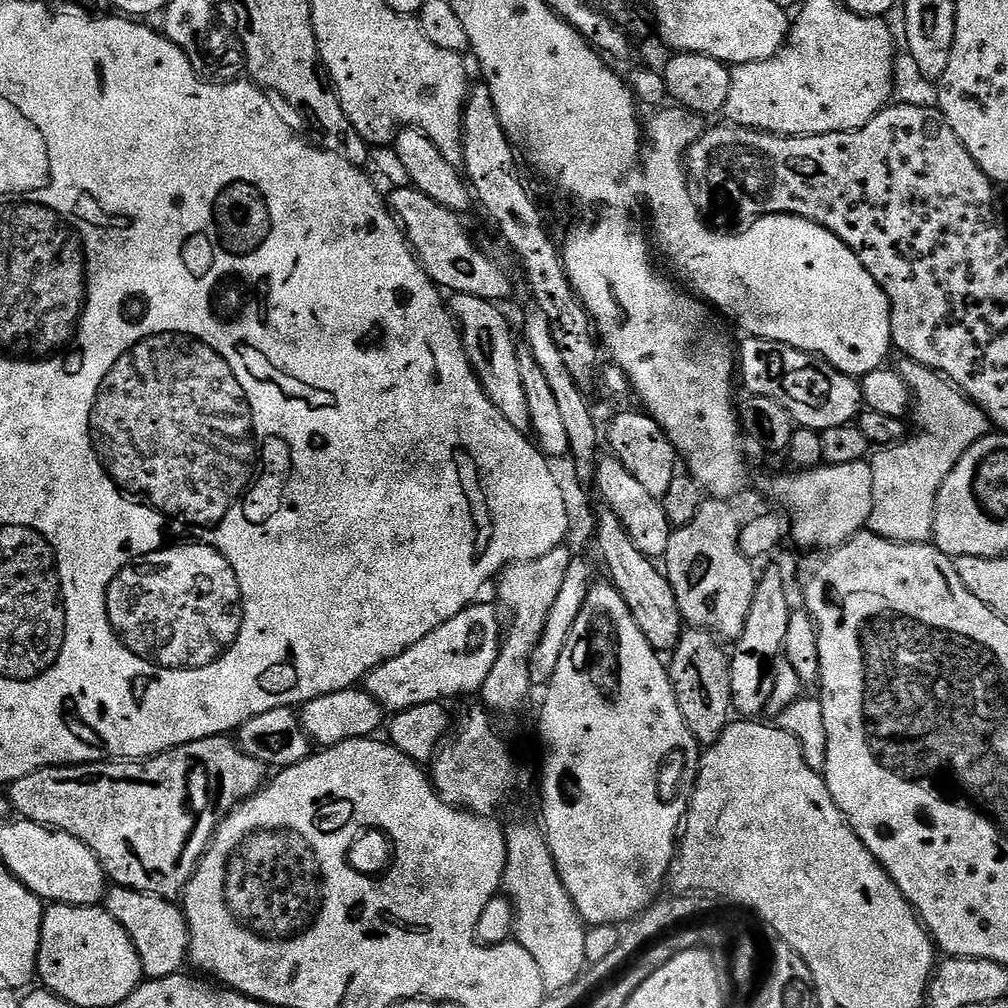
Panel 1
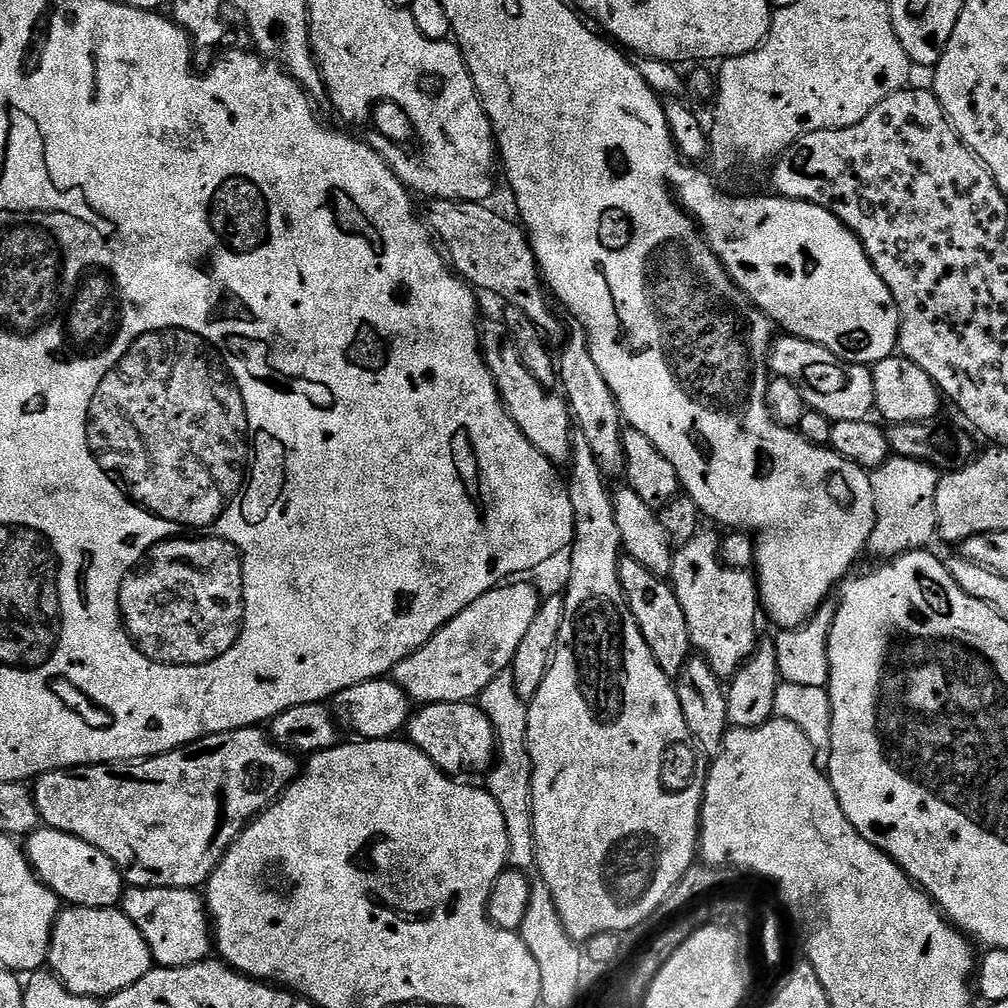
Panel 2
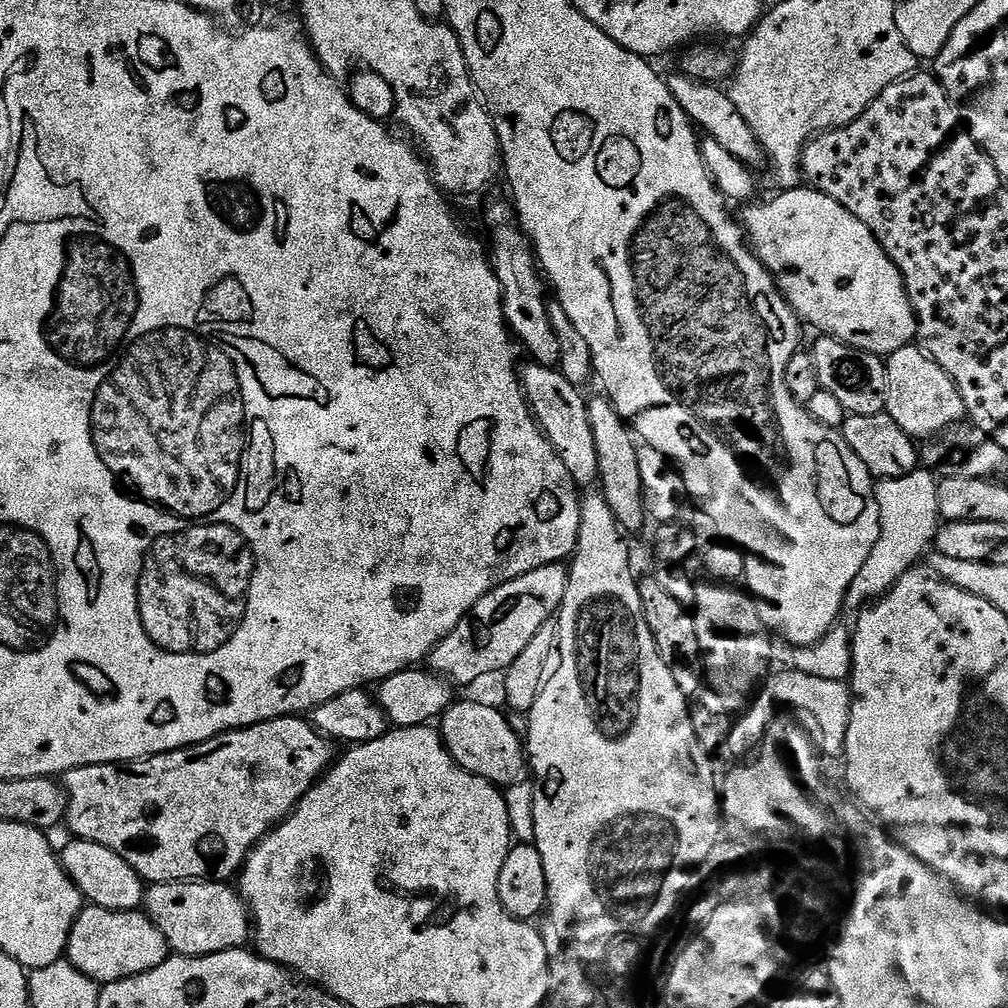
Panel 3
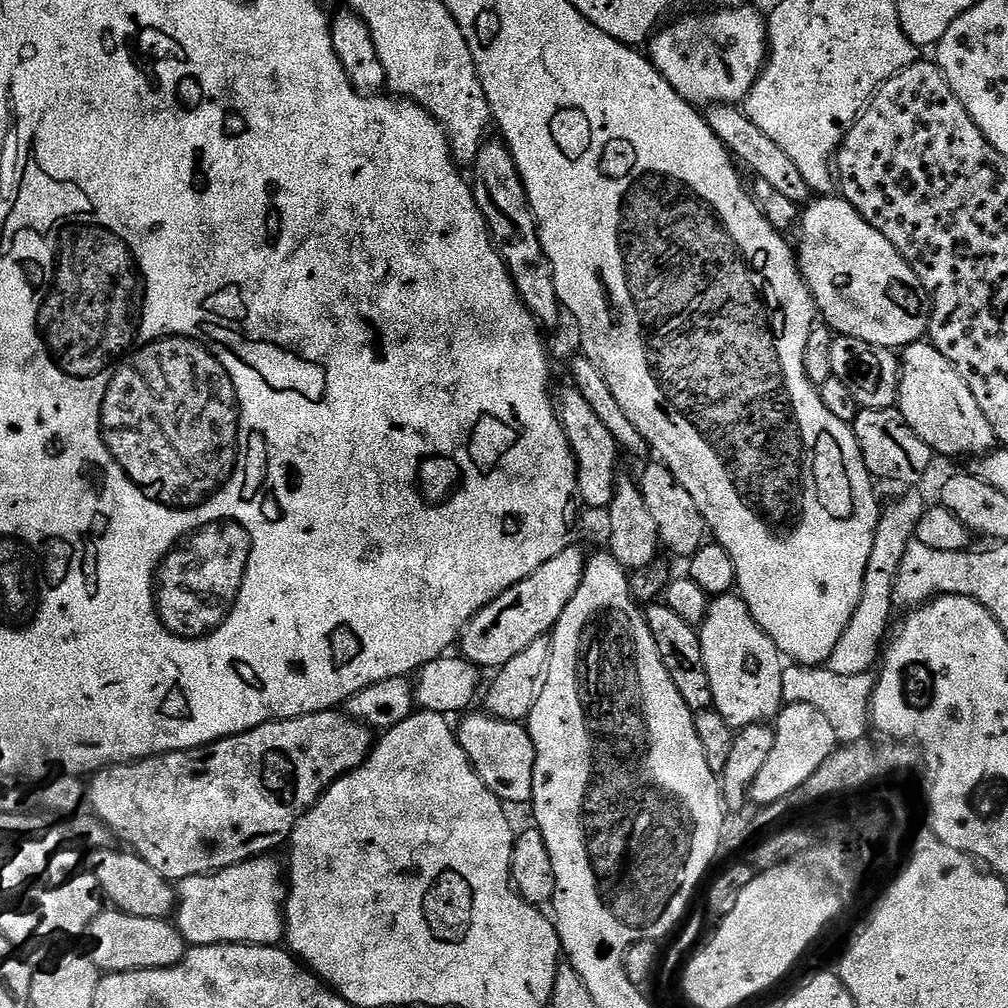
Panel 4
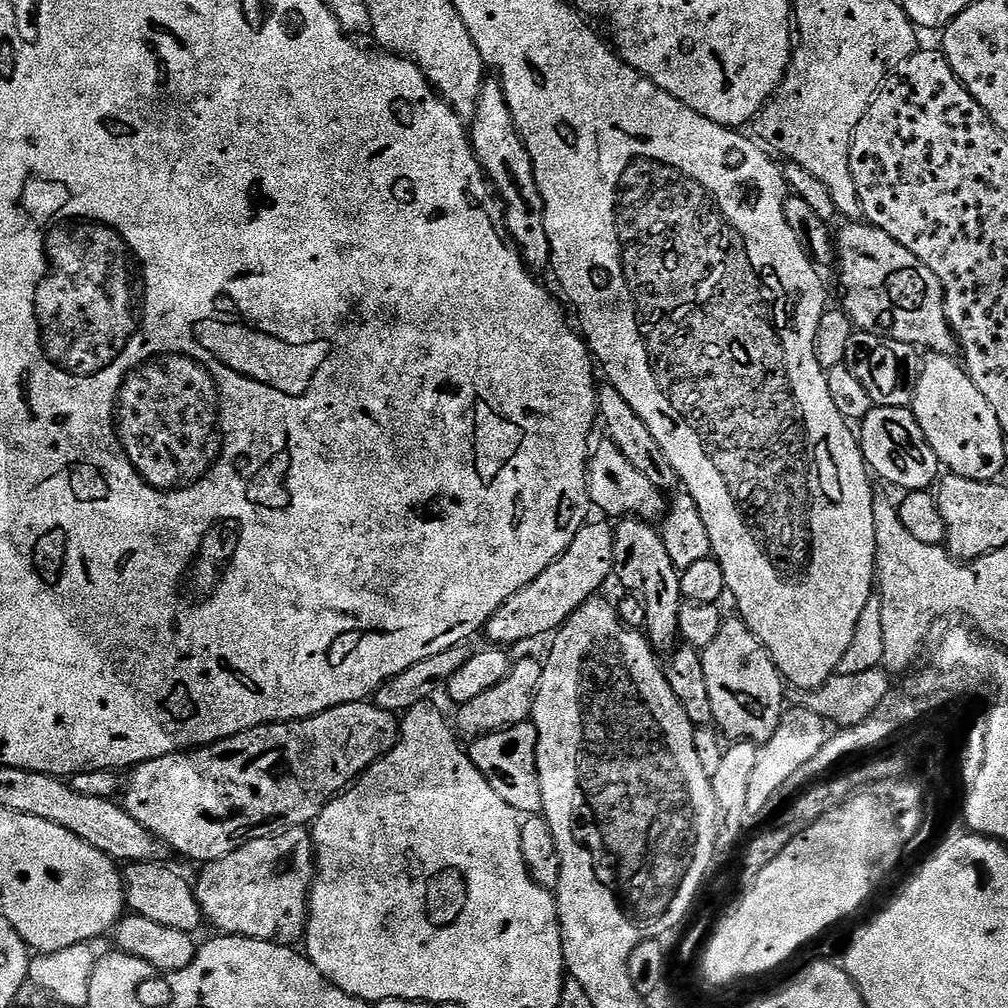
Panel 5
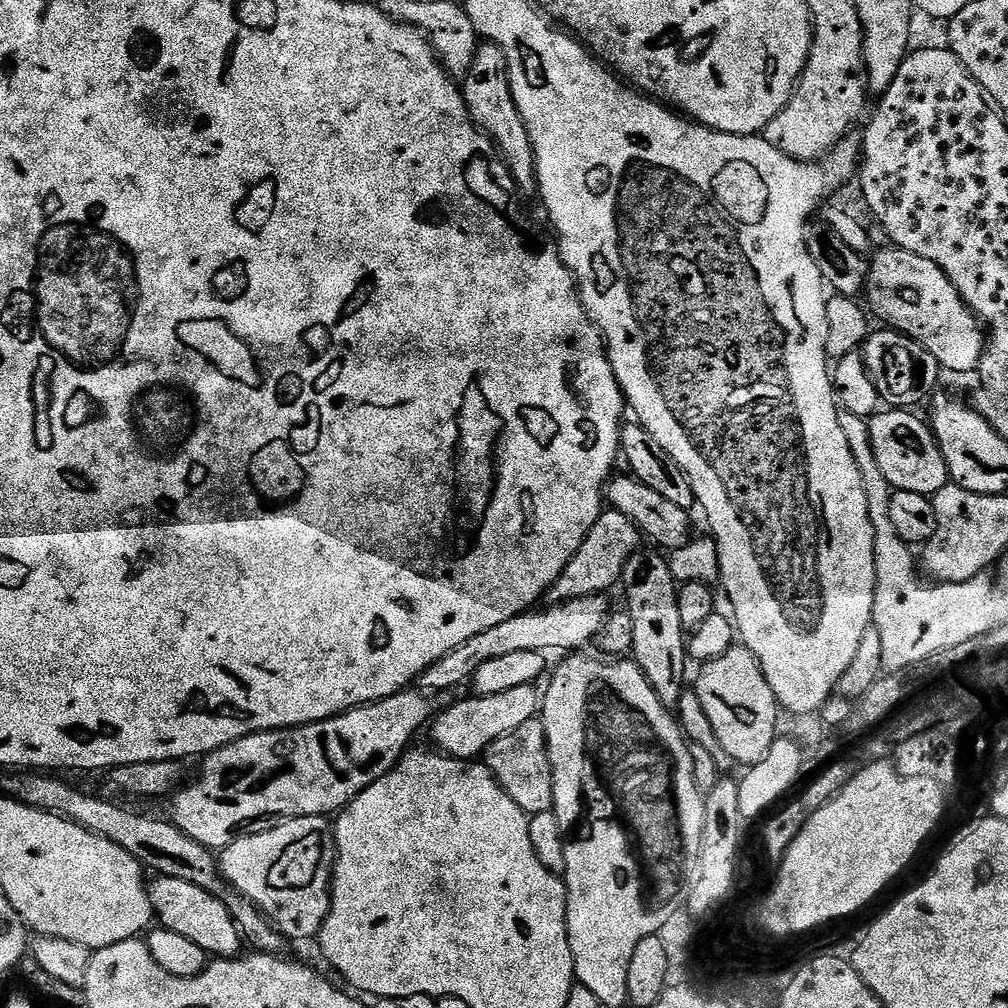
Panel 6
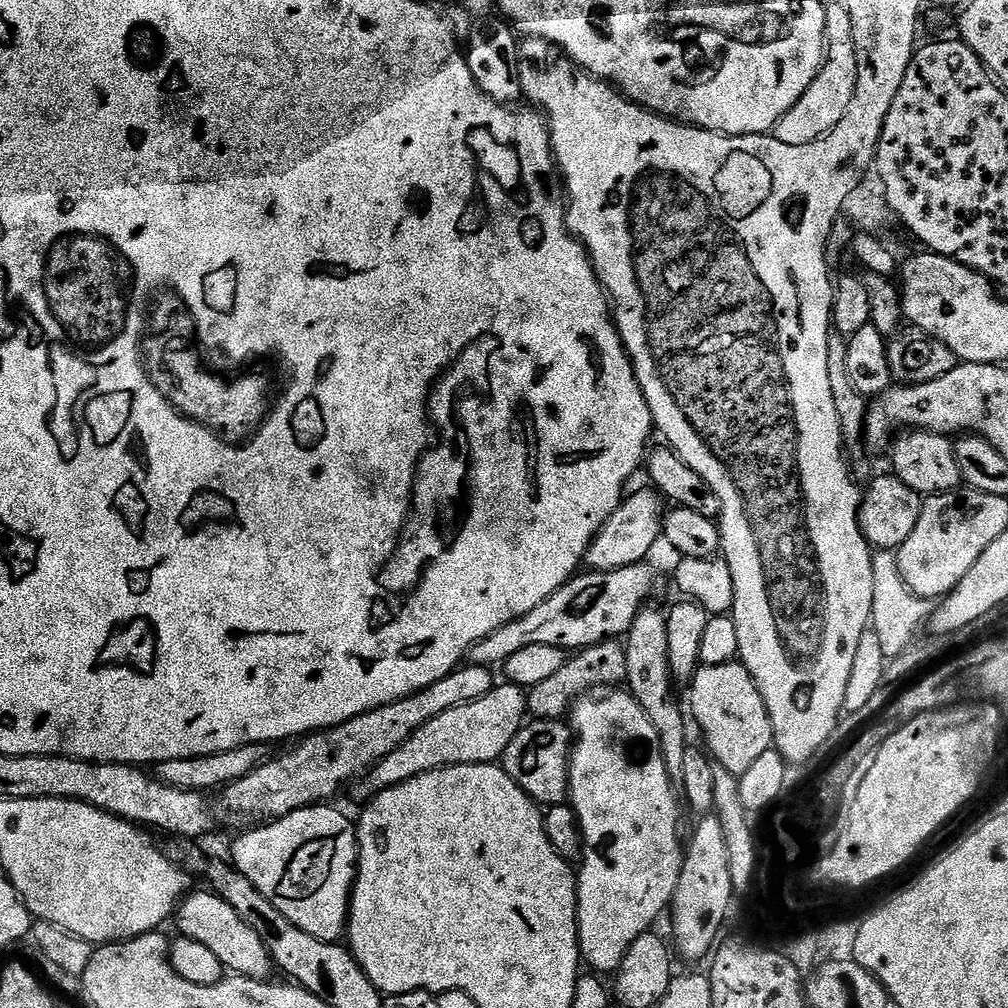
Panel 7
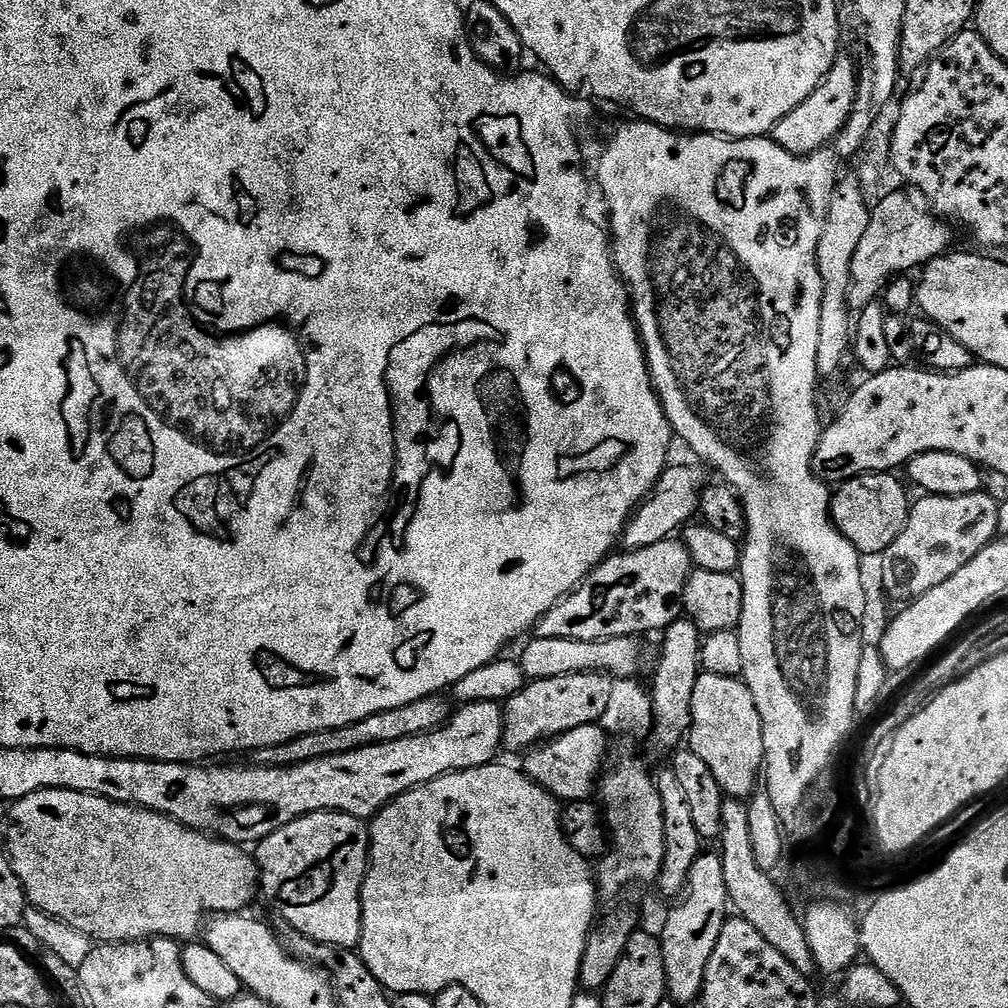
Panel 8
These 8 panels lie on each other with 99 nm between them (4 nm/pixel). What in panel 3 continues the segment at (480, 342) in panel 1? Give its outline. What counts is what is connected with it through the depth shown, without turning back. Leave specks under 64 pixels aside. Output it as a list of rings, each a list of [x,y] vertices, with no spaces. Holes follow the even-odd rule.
[[[535,362],[519,369],[520,387],[524,389],[524,399],[528,401],[533,416],[536,418],[544,436],[554,446],[558,458],[570,470],[572,481],[577,486],[595,485],[600,470],[598,454],[595,453],[594,433],[590,428],[588,400],[581,389],[575,388],[556,368],[547,368]]]

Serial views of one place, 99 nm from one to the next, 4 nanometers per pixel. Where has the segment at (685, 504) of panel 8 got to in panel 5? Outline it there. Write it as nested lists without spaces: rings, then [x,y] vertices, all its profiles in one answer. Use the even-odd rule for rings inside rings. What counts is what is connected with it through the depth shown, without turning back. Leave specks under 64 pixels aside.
[[[585,523],[578,530],[574,542],[554,561],[534,582],[530,582],[518,594],[514,594],[495,614],[488,619],[486,633],[493,645],[520,644],[523,640],[532,640],[535,636],[547,637],[555,633],[569,618],[576,613],[587,600],[593,599],[596,592],[608,576],[614,572],[614,538],[613,525]]]

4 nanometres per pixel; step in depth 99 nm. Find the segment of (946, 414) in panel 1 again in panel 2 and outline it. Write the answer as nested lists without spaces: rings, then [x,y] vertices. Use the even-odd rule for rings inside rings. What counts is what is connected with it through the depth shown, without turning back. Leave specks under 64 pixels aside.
[[[893,455],[881,466],[870,472],[874,490],[874,510],[876,521],[868,539],[867,551],[880,556],[881,561],[900,556],[904,552],[918,552],[929,547],[928,544],[938,536],[936,527],[936,487],[941,473],[931,464],[917,460],[907,460]]]

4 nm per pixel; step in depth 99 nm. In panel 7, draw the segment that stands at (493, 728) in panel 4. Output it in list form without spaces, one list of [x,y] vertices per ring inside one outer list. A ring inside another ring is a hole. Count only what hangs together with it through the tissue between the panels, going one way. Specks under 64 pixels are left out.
[[[563,719],[538,720],[525,723],[506,746],[502,767],[531,800],[541,806],[563,804],[568,800],[568,762],[570,759],[570,728]]]

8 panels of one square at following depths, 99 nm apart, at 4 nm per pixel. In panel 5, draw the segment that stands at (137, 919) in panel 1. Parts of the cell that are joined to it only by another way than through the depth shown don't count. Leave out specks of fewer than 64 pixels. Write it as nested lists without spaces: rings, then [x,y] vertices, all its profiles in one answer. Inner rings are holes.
[[[292,826],[284,831],[288,832],[281,836],[260,836],[249,844],[241,843],[226,858],[211,860],[199,869],[200,877],[194,880],[196,901],[200,903],[203,919],[207,923],[209,920],[217,933],[285,946],[296,946],[303,941],[308,927],[312,882],[316,879],[316,850],[307,827]]]

